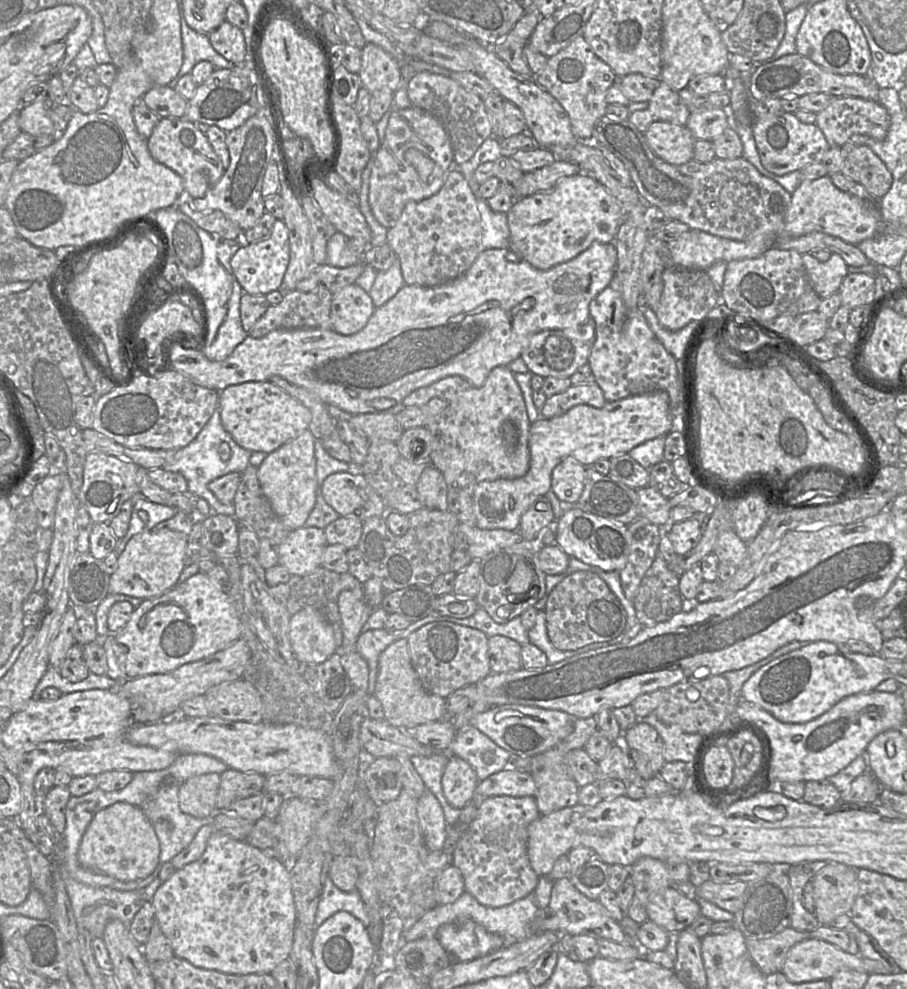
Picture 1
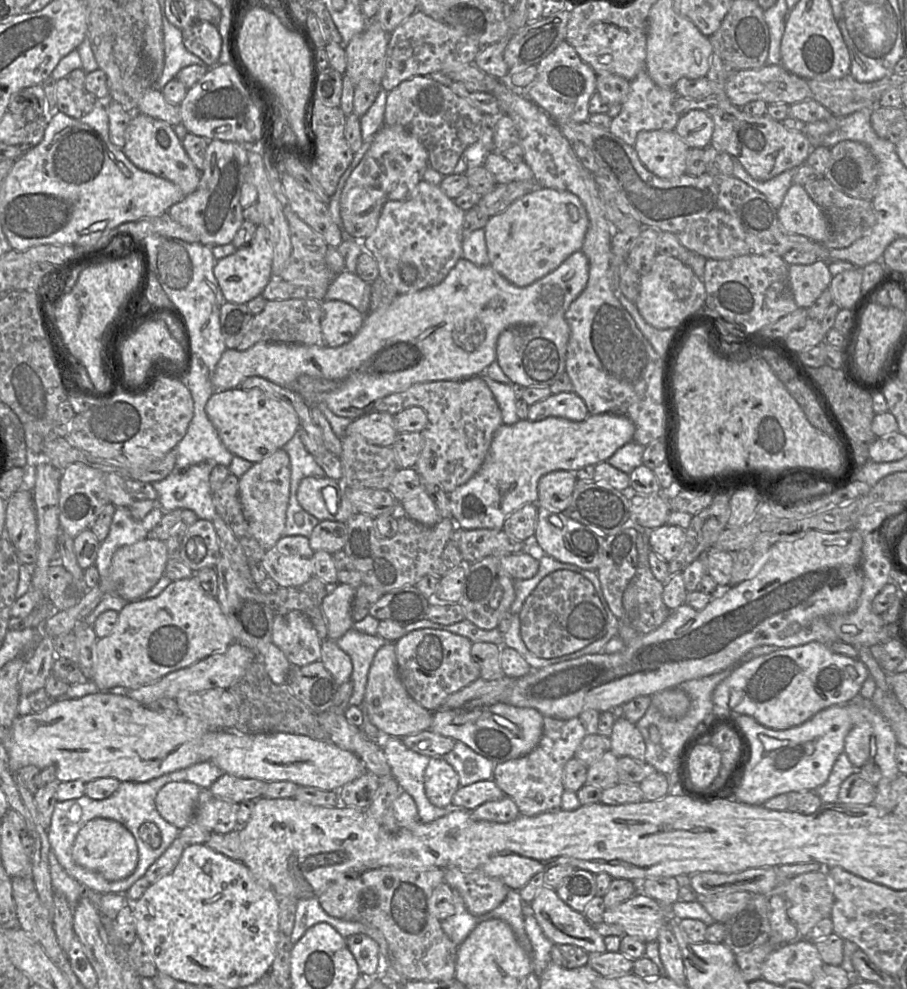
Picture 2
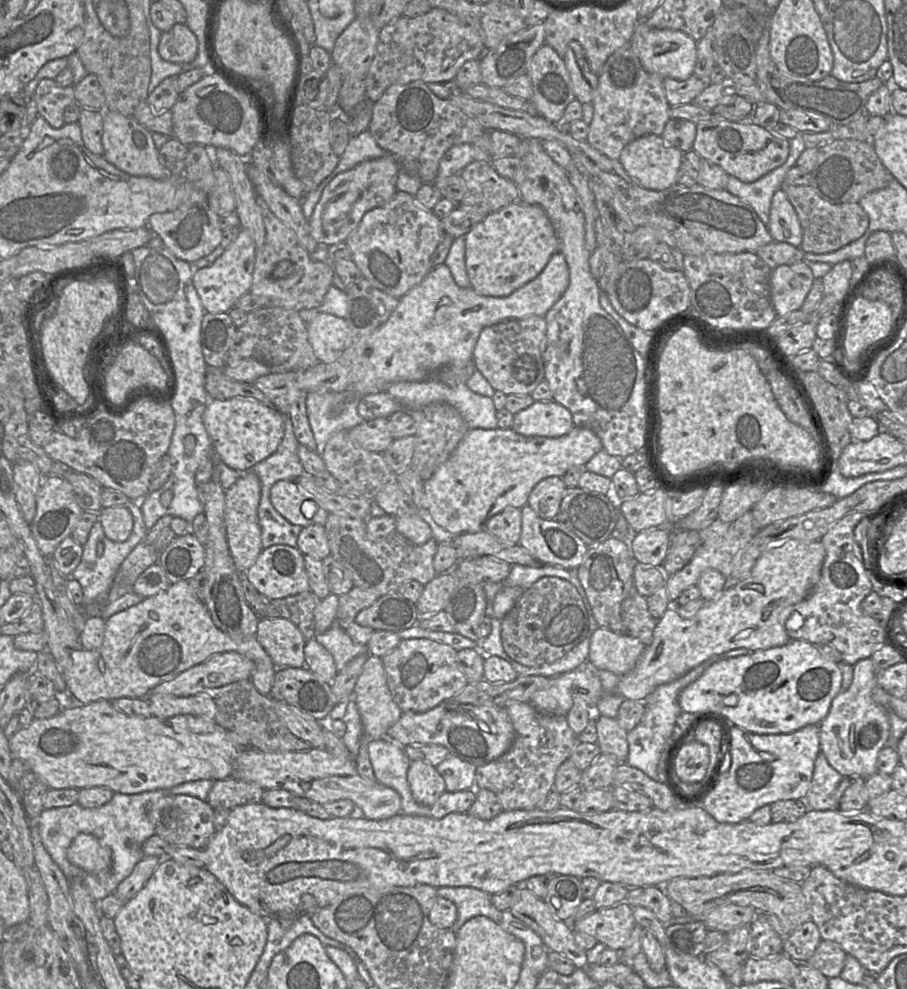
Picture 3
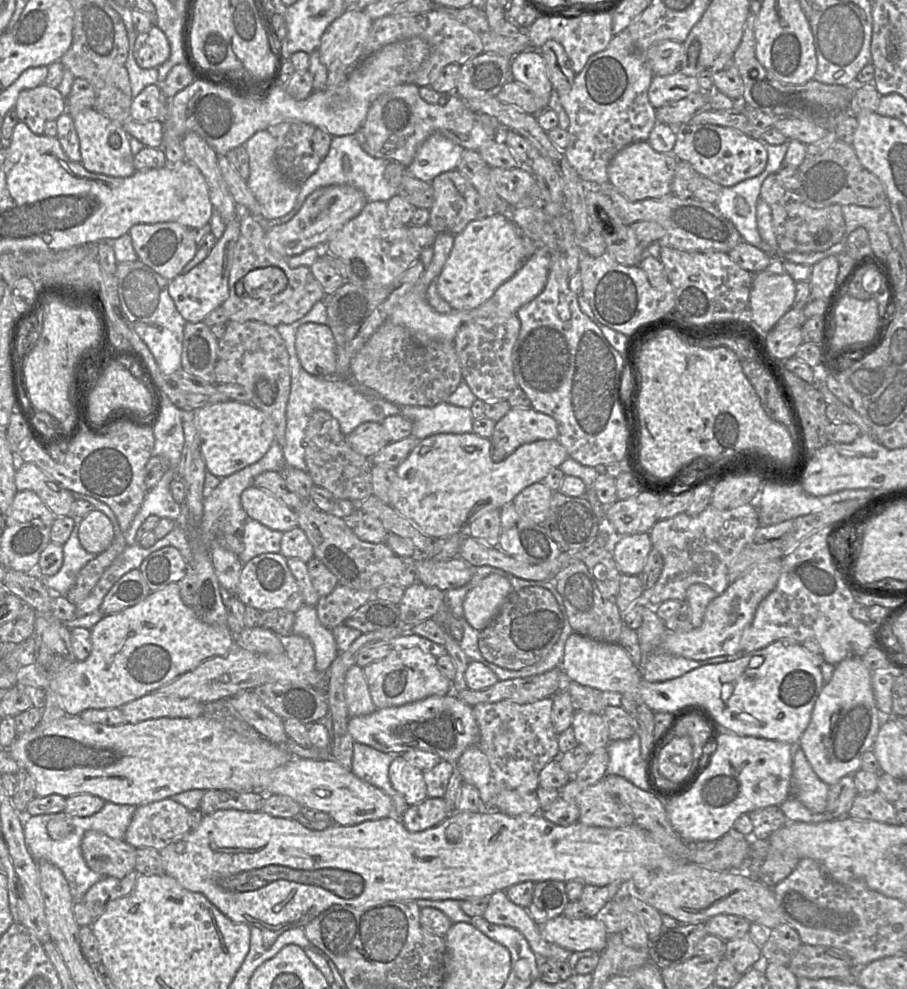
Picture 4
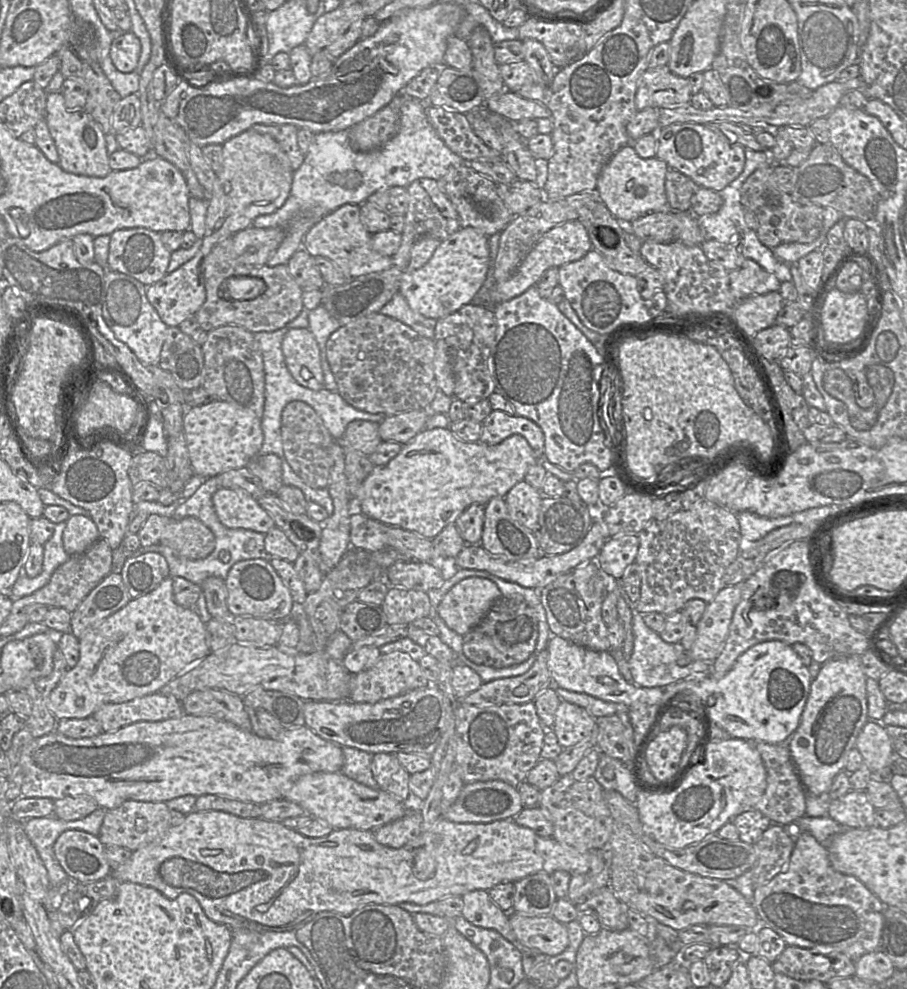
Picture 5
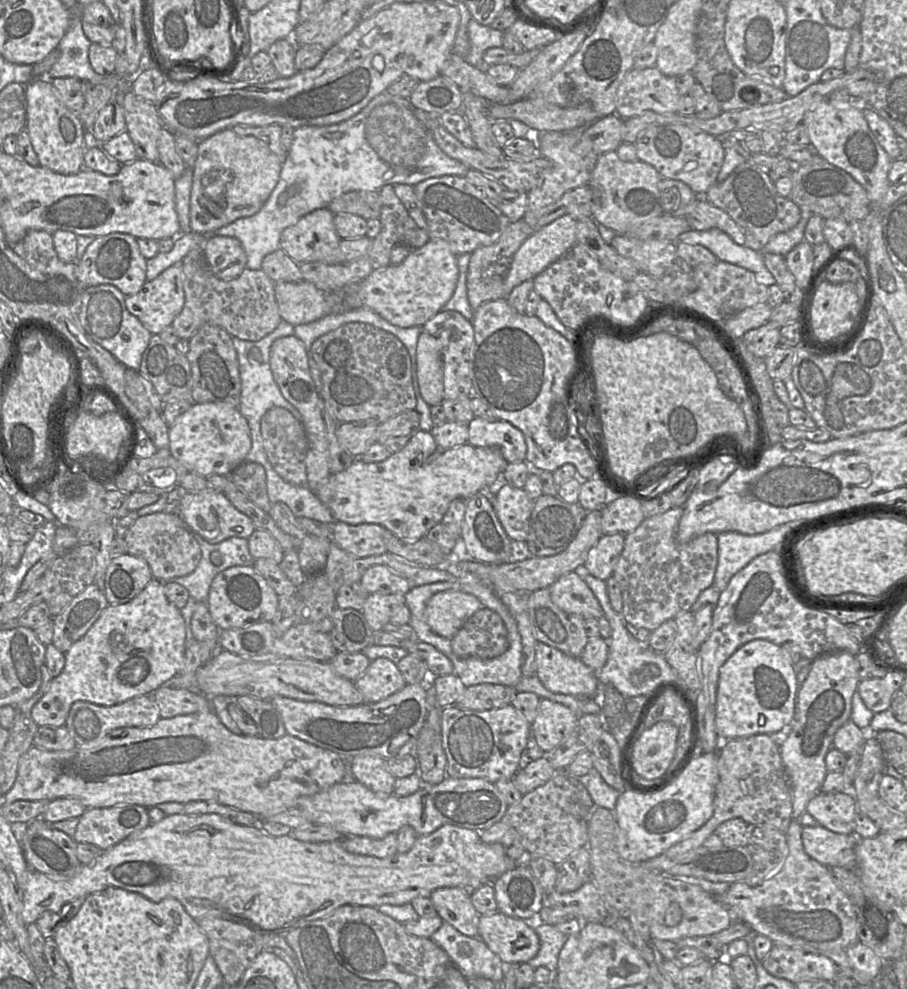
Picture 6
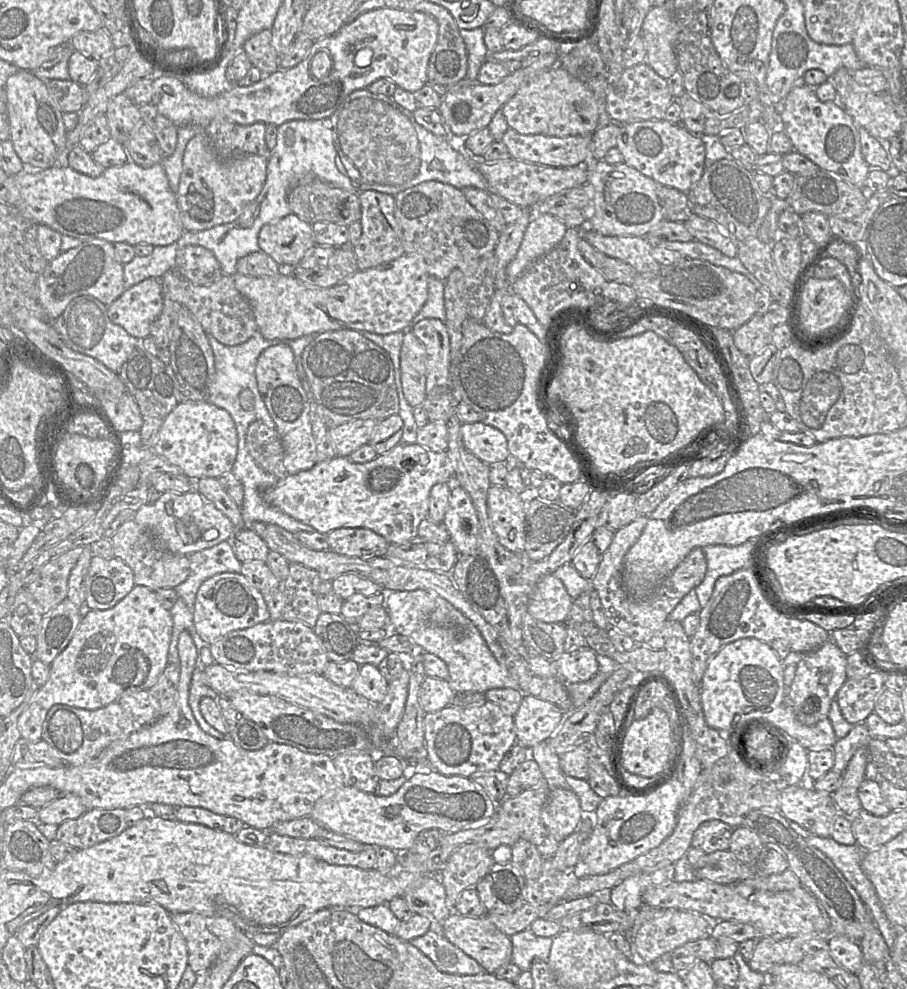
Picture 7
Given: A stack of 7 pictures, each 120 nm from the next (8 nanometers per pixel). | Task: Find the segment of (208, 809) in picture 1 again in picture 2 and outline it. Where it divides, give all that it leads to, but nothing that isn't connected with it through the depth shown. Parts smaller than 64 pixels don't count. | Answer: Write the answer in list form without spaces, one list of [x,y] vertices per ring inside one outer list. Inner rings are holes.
[[[190,782],[169,783],[156,795],[156,809],[163,819],[182,830],[193,822],[201,789]]]

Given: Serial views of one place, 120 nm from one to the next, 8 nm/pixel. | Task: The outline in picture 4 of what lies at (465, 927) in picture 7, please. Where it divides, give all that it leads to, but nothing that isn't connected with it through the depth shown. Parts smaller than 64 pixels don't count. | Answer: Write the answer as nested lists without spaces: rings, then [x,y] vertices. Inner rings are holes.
[[[561,915],[540,924],[539,930],[545,941],[570,952],[593,950],[600,953],[605,949],[609,935],[596,916],[570,919]]]

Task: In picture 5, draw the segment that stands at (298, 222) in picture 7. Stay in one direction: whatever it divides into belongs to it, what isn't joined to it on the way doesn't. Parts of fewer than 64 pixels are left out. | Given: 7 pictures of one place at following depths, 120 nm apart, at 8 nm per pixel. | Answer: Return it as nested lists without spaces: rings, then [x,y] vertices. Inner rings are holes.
[[[343,205],[321,218],[306,233],[302,249],[312,257],[322,256],[333,261],[347,276],[355,279],[392,267],[392,257],[381,255],[371,248],[372,234],[361,221],[361,205]]]

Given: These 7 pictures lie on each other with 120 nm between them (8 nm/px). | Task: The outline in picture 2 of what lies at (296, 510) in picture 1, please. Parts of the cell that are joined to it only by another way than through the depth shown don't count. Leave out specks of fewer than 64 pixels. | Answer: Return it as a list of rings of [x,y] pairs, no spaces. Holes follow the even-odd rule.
[[[283,447],[276,450],[272,455],[264,458],[245,472],[238,482],[239,498],[242,505],[244,516],[249,524],[251,535],[267,551],[283,537],[285,522],[287,518],[287,509],[294,500],[296,500],[296,491],[302,479],[307,478],[300,474],[299,467],[293,467],[290,456]]]

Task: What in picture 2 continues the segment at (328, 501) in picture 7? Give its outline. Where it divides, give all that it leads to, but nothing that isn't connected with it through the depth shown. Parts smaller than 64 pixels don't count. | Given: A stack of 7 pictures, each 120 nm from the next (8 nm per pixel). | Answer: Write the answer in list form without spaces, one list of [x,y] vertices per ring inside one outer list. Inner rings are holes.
[[[588,415],[581,421],[548,417],[540,421],[519,420],[498,428],[488,453],[476,474],[449,493],[452,519],[467,530],[503,530],[508,516],[526,503],[537,503],[538,482],[552,471],[577,471],[607,461],[620,447],[632,441],[634,423],[623,415]]]

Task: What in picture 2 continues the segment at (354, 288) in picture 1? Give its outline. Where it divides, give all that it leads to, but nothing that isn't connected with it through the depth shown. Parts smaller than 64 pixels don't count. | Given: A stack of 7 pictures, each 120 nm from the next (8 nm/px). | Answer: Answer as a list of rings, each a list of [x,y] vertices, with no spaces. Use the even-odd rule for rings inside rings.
[[[323,301],[320,319],[323,345],[339,347],[350,342],[359,332],[365,317],[366,314],[346,302]]]

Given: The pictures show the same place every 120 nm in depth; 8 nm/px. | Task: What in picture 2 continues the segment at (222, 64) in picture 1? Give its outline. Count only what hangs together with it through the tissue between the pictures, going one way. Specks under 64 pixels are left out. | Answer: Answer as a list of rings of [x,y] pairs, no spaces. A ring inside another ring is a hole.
[[[165,19],[162,22],[164,37],[164,68],[155,82],[153,89],[161,90],[167,82],[177,77],[185,67],[194,64],[203,64],[196,55],[189,52],[183,43],[182,29],[171,25]]]

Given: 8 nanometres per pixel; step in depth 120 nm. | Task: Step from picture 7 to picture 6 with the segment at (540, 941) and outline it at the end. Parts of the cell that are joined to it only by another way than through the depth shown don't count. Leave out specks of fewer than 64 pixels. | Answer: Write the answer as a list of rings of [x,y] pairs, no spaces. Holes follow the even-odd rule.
[[[547,923],[537,925],[535,931],[540,940],[540,949],[527,963],[535,969],[545,967],[556,972],[559,953],[569,935],[560,932],[555,925]]]

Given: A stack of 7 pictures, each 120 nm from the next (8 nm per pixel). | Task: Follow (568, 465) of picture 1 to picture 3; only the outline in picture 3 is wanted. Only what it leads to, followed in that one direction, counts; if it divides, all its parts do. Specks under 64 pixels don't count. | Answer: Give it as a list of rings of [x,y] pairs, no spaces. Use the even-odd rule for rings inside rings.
[[[553,476],[539,481],[532,489],[527,505],[543,519],[553,519],[567,487],[561,477]]]

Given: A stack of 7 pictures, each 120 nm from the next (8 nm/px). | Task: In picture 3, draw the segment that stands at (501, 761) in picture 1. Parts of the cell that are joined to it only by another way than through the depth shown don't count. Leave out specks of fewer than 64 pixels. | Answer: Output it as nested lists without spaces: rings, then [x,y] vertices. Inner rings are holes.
[[[449,755],[435,766],[445,781],[447,792],[457,792],[475,787],[475,771],[477,766],[460,758]]]

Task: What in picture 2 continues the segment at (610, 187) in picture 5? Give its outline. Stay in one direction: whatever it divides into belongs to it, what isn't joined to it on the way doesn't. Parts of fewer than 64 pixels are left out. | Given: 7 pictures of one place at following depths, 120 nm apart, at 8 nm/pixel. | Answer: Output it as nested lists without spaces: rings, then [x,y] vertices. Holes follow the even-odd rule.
[[[642,131],[634,148],[642,164],[657,177],[674,180],[686,171],[690,148],[674,131]]]

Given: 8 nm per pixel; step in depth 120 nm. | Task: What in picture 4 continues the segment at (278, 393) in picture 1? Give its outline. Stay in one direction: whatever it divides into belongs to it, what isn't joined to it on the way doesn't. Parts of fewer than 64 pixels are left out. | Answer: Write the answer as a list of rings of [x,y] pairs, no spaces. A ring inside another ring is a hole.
[[[247,402],[209,404],[194,412],[206,470],[217,477],[224,478],[254,464],[267,453],[275,439],[275,425],[270,415]]]

